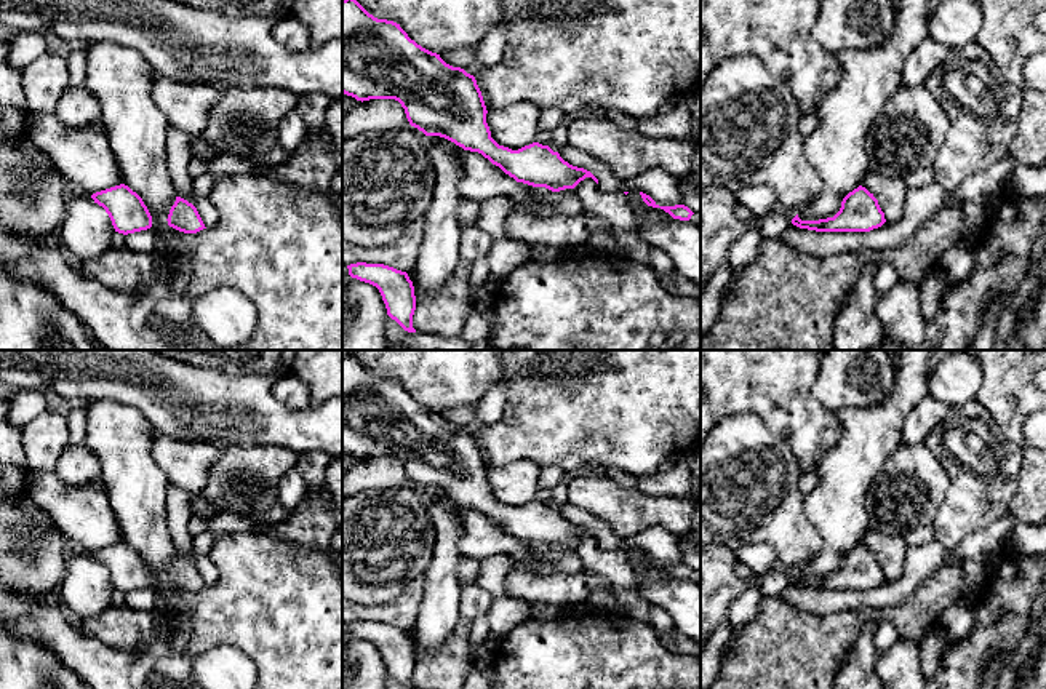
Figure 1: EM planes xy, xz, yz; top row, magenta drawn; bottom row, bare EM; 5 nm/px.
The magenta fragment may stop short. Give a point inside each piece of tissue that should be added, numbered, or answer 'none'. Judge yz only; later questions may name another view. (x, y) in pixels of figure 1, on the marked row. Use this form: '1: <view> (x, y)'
none

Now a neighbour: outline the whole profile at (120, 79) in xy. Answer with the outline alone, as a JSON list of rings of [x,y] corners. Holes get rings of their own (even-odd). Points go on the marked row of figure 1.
[[[96,42],[88,50],[85,88],[99,102],[99,120],[122,184],[142,198],[152,216],[150,230],[170,269],[170,289],[184,294],[192,264],[170,248],[184,232],[170,227],[166,221],[178,195],[166,165],[170,123],[152,99],[155,72],[136,50],[115,42]]]

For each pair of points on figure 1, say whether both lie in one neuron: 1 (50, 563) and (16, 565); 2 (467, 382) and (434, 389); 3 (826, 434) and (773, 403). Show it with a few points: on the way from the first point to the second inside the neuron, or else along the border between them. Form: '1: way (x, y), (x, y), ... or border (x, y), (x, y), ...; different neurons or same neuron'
1: way (42, 563), (24, 565); same neuron
2: way (459, 382), (442, 382); same neuron
3: way (813, 430), (786, 406); same neuron

